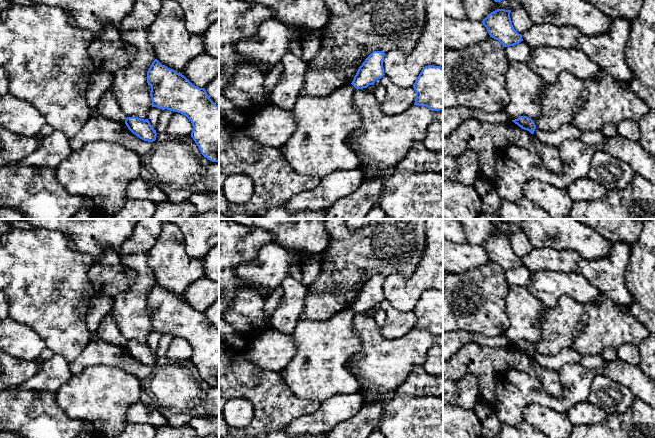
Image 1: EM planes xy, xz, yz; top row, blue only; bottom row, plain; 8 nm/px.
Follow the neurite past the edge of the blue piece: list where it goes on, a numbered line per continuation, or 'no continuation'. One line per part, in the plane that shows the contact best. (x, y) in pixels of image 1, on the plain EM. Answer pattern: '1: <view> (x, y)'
no continuation

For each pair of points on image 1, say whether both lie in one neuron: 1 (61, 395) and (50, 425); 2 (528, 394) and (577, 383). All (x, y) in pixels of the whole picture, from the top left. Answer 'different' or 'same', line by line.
1: different
2: same

